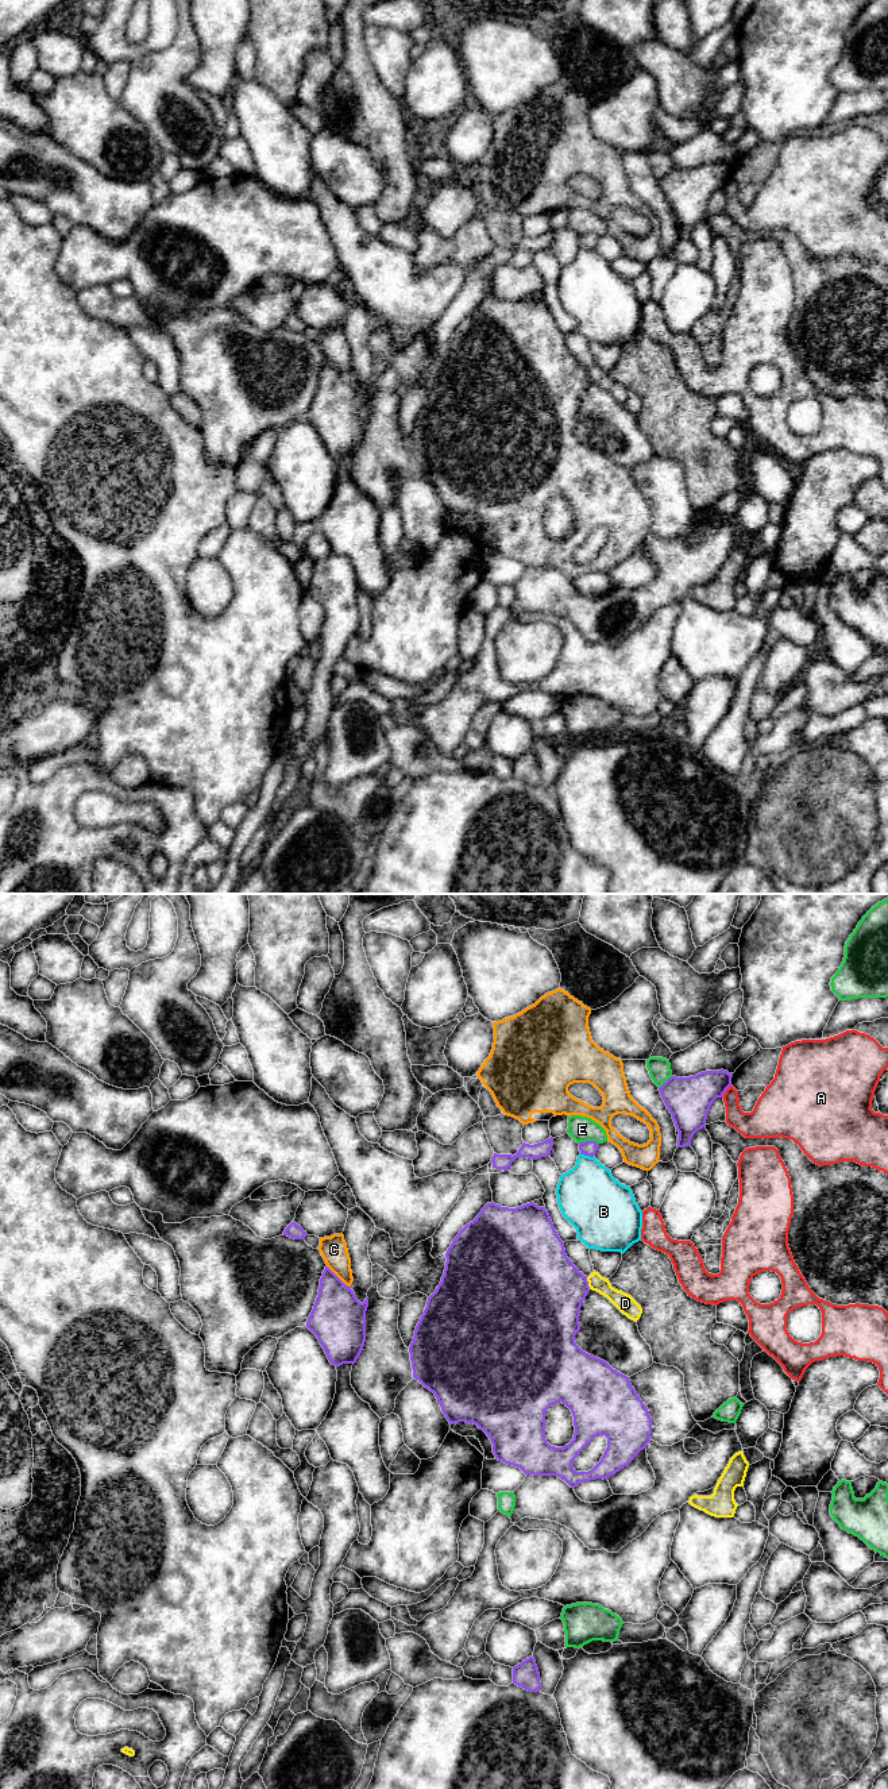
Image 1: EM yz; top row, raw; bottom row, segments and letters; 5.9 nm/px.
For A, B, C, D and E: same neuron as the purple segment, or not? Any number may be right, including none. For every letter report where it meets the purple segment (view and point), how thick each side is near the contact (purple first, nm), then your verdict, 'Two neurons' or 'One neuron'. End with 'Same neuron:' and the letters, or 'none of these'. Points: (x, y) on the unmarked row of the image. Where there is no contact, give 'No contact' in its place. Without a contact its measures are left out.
A: Touches purple at yz (725, 184). Thickness 280 nm (purple) against 150 nm. Two neurons
B: Touches purple at yz (587, 247). Thickness 90 nm (purple) against 380 nm. Two neurons
C: Touches purple at yz (338, 370). Thickness 320 nm (purple) against 160 nm. One neuron
D: Touches purple at yz (587, 376). Thickness 440 nm (purple) against 110 nm. Two neurons
E: Touches purple at yz (589, 234). Thickness 90 nm (purple) against 150 nm. Two neurons
Same neuron: C

